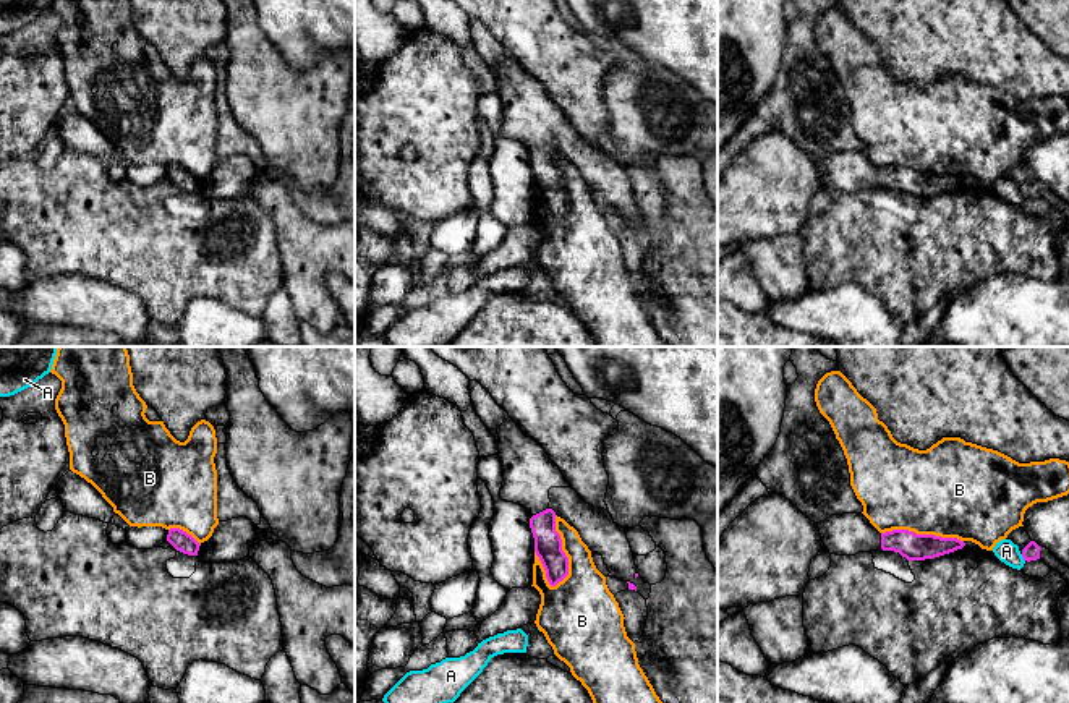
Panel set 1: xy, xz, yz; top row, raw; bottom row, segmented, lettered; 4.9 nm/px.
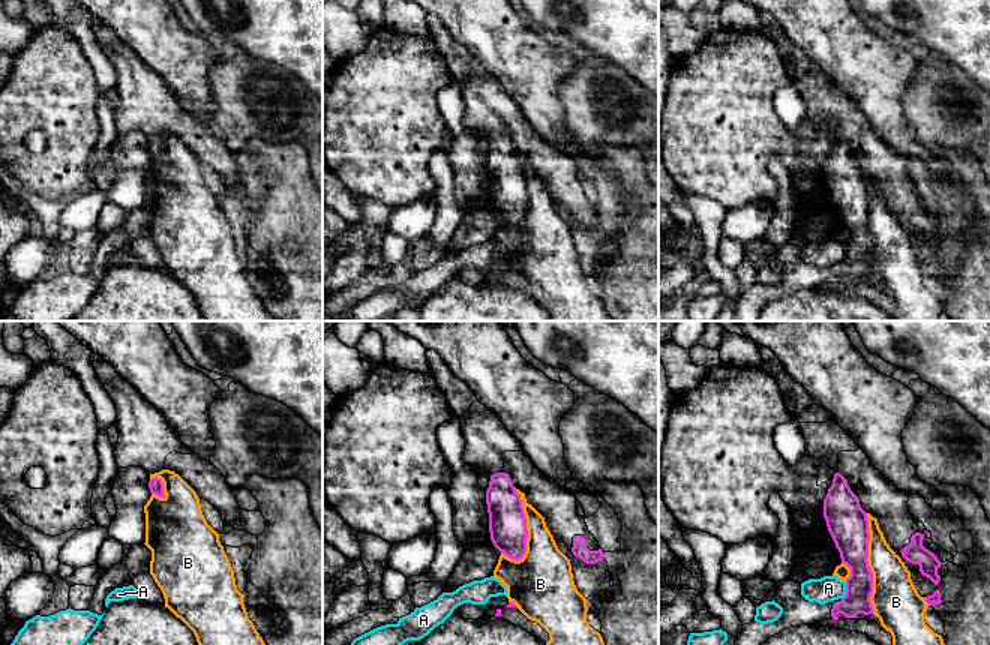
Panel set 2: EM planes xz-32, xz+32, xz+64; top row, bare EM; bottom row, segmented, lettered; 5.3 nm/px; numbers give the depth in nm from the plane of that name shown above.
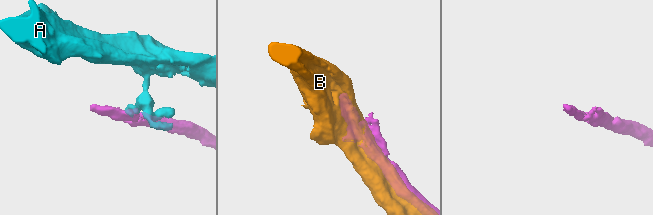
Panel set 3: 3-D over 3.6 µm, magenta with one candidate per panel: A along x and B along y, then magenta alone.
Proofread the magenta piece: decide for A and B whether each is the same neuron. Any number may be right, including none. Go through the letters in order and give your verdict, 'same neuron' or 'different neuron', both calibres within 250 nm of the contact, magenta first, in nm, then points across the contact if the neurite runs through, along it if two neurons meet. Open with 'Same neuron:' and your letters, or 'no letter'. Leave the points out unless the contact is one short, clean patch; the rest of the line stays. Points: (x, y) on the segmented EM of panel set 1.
Same neuron: no letter
A: different neuron; 80 nm thick on the magenta side, 110 nm on the other; border along yz (1021, 554), (1024, 561)
B: different neuron; 140 nm thick on the magenta side, 280 nm on the other

